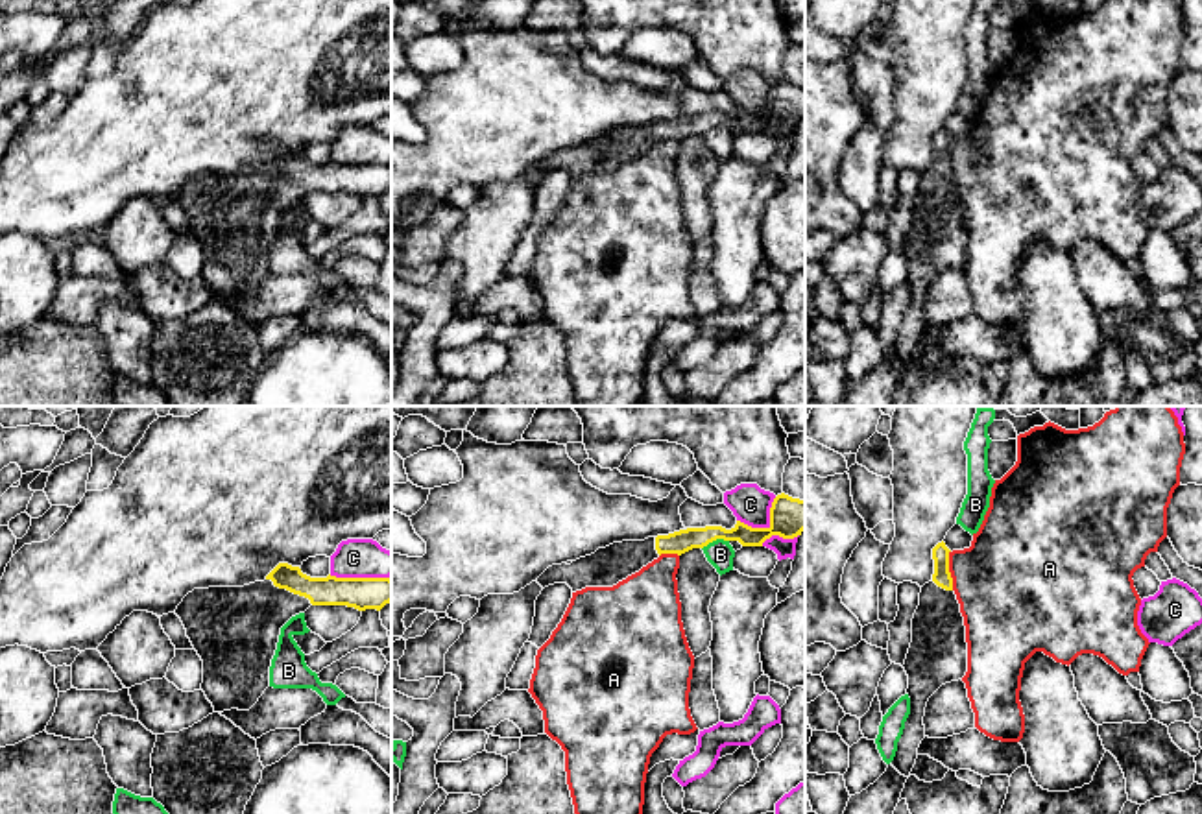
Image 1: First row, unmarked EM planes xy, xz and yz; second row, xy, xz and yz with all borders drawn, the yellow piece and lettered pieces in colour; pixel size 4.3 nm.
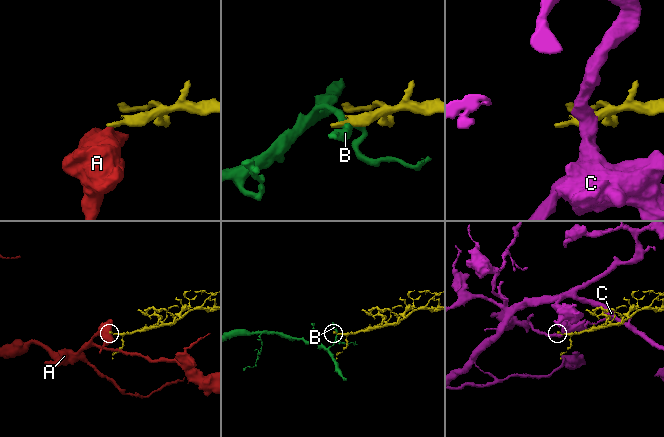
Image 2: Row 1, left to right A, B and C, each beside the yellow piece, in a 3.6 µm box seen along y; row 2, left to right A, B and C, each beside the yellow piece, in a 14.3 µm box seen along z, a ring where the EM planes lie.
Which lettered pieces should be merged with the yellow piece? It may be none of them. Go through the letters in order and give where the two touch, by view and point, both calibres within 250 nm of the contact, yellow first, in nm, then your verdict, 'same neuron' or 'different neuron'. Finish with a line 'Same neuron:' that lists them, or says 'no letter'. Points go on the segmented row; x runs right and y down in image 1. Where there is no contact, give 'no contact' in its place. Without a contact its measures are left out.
A: yz (948, 571) | 80/420 nm | different neuron
B: xz (715, 539) | 100/120 nm | different neuron
C: xz (767, 528) | 170/170 nm | different neuron
Same neuron: no letter

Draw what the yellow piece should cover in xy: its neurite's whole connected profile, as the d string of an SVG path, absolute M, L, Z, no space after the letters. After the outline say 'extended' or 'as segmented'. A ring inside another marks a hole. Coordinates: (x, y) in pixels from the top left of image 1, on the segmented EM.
M279 563L264 581L244 587L194 589L177 605L186 637L203 661L201 690L214 712L249 711L270 687L270 666L281 628L310 605L347 605L380 611L391 602L390 578L310 578L299 567Z; extended

